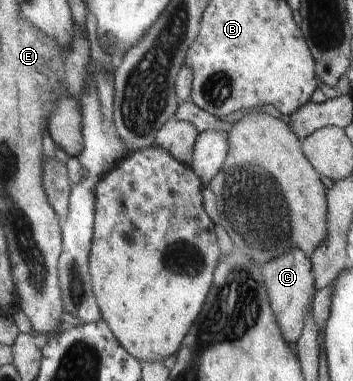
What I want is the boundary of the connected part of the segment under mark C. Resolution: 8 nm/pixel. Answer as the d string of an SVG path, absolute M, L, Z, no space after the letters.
M294 247L290 249L290 252L285 252L283 255L264 263L262 267L271 303L279 318L280 326L283 328L285 339L295 345L303 335L309 311L317 293L313 262L300 247Z

